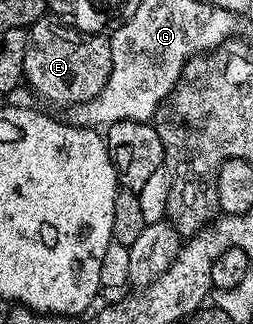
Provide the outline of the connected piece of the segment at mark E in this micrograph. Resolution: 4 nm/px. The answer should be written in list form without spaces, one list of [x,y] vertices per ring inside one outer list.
[[[53,17],[38,19],[28,28],[27,34],[24,82],[27,87],[29,83],[39,98],[57,107],[72,109],[91,101],[107,85],[111,73],[111,45],[104,34],[86,35],[84,31]]]

